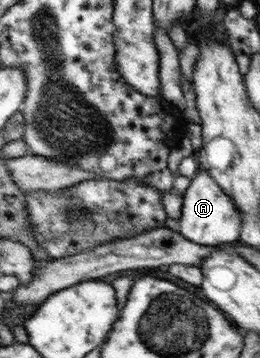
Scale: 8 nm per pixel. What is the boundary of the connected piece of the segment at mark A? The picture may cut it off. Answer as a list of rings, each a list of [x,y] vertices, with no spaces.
[[[200,168],[195,173],[195,177],[191,179],[190,185],[183,194],[182,202],[177,231],[184,238],[204,246],[218,246],[241,238],[240,226],[244,226],[242,213],[233,198],[222,190],[221,185],[208,171]]]

